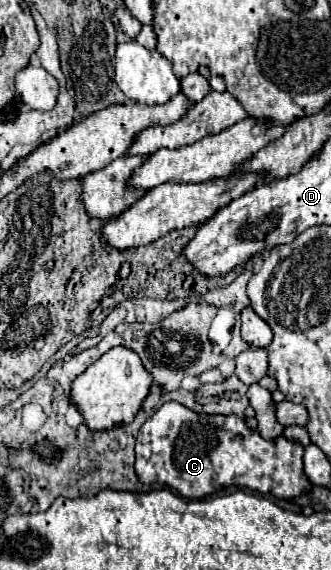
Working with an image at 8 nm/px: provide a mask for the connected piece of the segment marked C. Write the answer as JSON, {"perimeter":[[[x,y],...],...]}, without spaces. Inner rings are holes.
{"perimeter":[[[164,403],[140,429],[136,439],[136,475],[142,483],[160,483],[178,491],[180,497],[186,499],[202,499],[204,495],[212,495],[218,489],[236,485],[246,487],[254,493],[272,493],[278,499],[292,499],[302,495],[304,489],[310,487],[308,477],[302,469],[302,451],[300,443],[292,443],[286,437],[278,437],[274,441],[266,441],[258,435],[258,431],[250,431],[244,419],[236,415],[202,415],[194,413],[180,403]]]}

